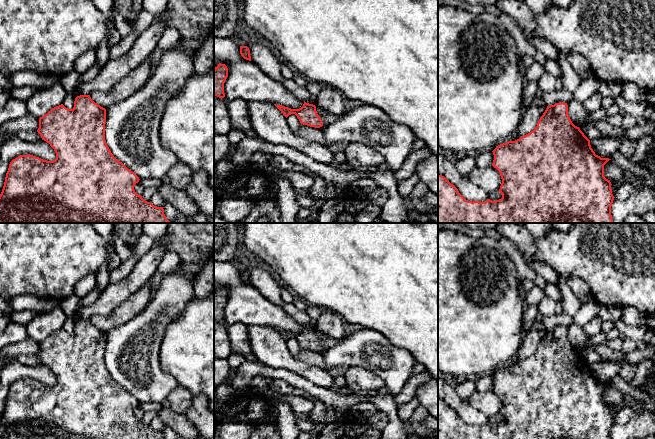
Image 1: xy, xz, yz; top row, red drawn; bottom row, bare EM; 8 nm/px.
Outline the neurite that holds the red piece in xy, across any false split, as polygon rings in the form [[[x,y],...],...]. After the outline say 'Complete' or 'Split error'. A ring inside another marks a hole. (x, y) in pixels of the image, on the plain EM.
[[[90,319],[77,320],[72,333],[68,333],[61,328],[40,341],[37,356],[40,358],[42,364],[49,367],[54,373],[56,383],[47,385],[30,378],[20,379],[13,383],[9,388],[4,410],[0,418],[0,439],[165,439],[163,431],[154,430],[151,426],[145,425],[141,419],[135,416],[134,410],[140,403],[111,377],[105,364],[105,348],[106,333],[95,327]]]. Complete

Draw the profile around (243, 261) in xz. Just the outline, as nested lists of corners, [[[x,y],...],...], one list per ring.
[[[239,253],[235,261],[240,270],[247,270],[248,267],[254,262],[254,259],[247,253]]]

